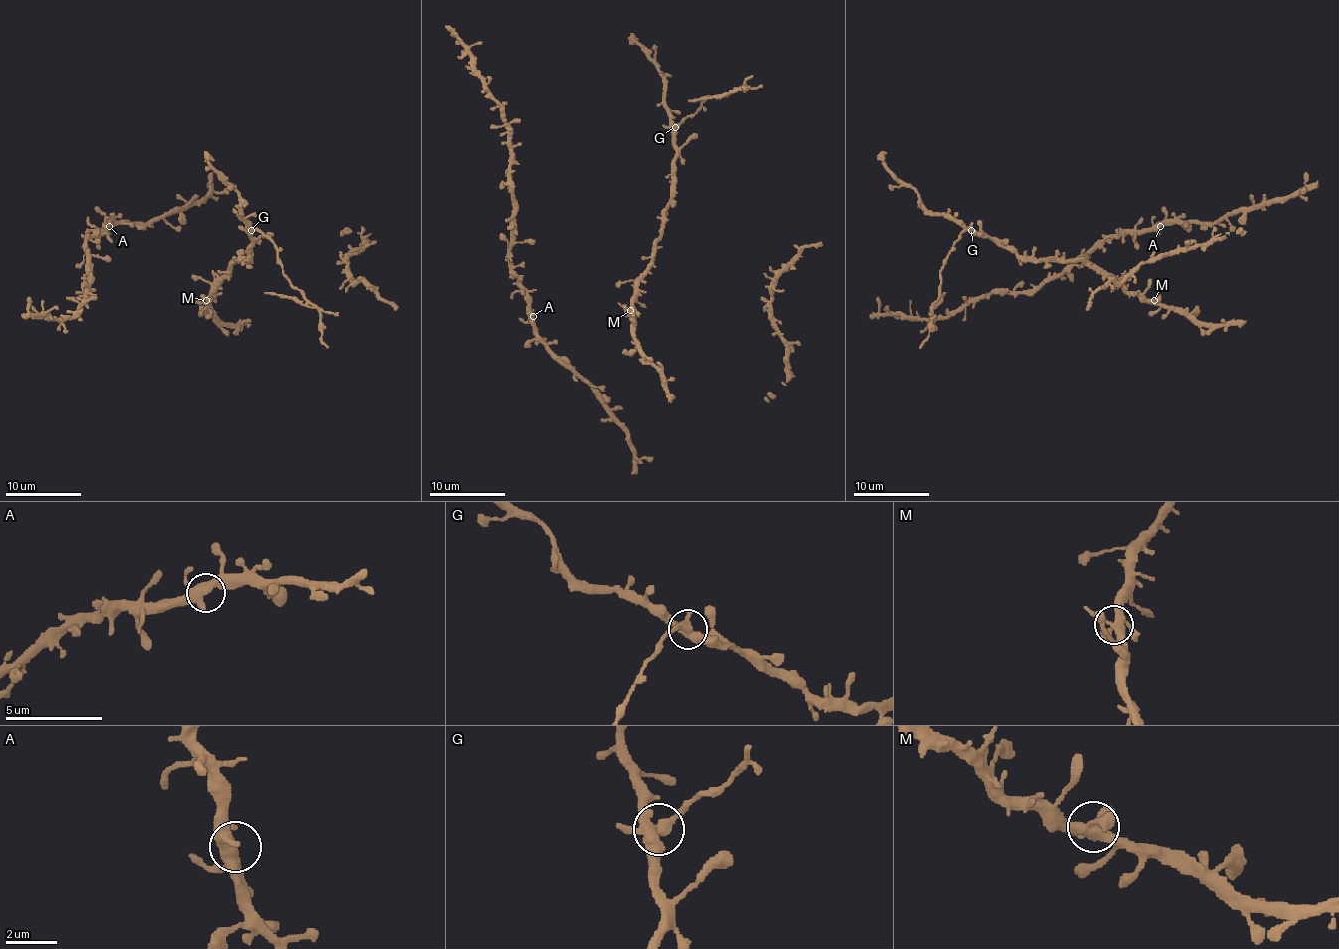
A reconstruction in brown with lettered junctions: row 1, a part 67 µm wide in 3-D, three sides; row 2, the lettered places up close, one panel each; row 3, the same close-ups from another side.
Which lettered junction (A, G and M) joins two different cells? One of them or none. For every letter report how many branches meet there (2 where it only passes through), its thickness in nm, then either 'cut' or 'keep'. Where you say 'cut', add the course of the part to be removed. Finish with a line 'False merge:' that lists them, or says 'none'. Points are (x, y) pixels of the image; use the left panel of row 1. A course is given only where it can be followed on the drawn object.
A: 4 branches meet; 440 nm thick; keep
G: 4 branches meet; 420 nm thick; cut; foreign part runs (251, 230), (259, 230), (274, 243), (284, 276), (318, 310), (320, 331), (328, 348)
M: 4 branches meet; 400 nm thick; keep
False merge: G

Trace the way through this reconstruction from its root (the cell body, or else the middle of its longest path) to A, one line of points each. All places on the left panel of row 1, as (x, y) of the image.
A: (179, 230), (162, 219), (147, 222), (110, 222), (109, 226)

